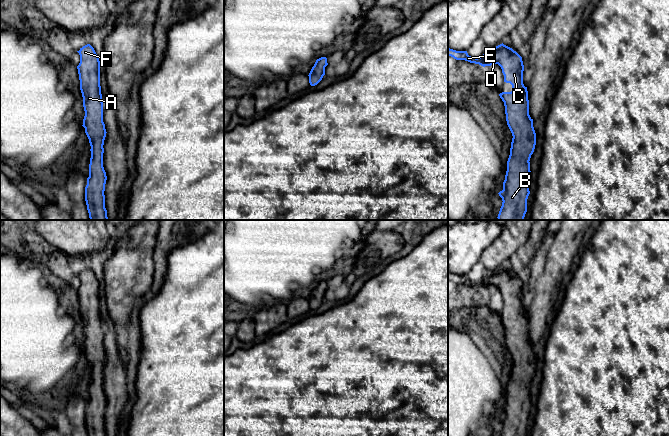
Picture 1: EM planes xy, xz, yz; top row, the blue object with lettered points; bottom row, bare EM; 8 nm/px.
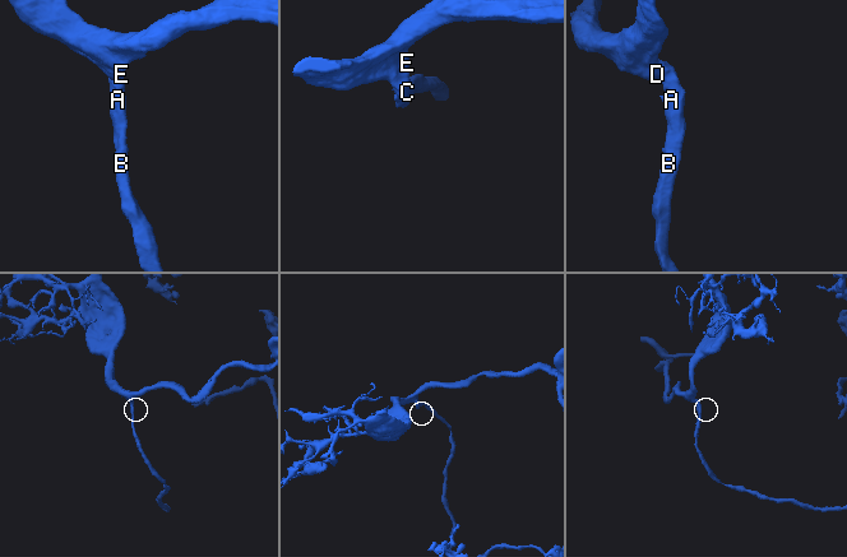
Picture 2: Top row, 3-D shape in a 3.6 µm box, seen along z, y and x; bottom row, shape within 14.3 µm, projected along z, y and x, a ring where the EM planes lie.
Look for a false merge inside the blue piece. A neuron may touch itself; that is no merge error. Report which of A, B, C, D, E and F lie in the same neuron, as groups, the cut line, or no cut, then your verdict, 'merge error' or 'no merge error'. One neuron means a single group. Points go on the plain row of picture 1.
groups A B C D E F; cut none; no merge error

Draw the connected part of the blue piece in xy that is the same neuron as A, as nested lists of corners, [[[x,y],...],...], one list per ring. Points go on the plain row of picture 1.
[[[90,268],[83,270],[77,276],[80,279],[77,293],[85,335],[82,350],[91,370],[85,425],[88,436],[107,436],[104,419],[107,400],[103,391],[103,369],[107,356],[103,346],[100,285]]]

